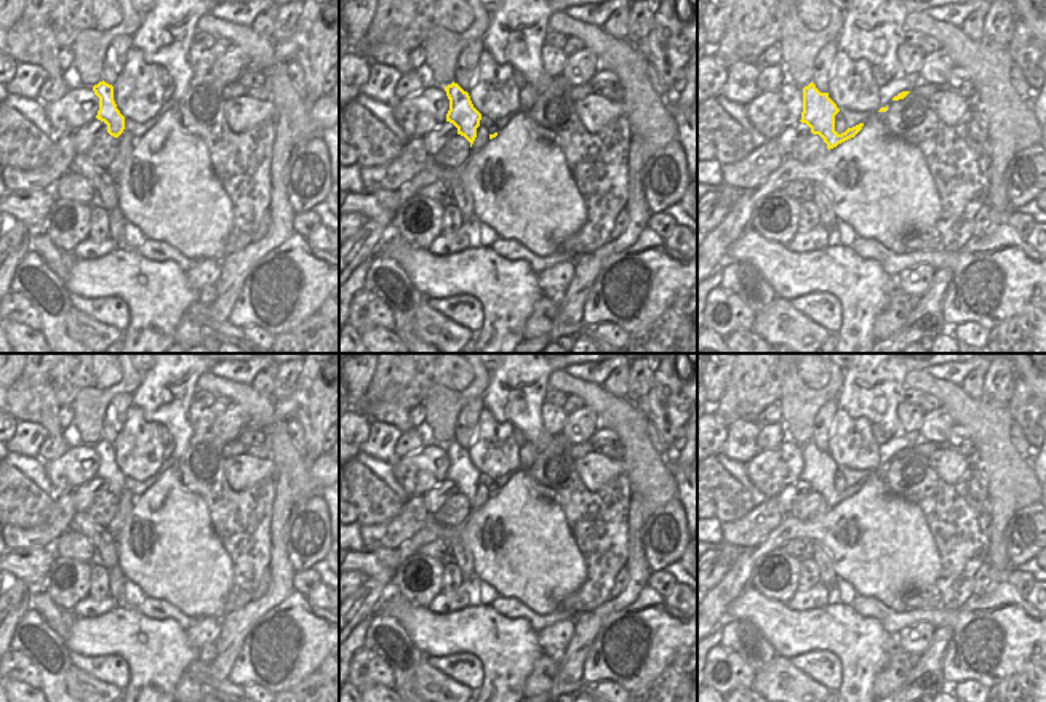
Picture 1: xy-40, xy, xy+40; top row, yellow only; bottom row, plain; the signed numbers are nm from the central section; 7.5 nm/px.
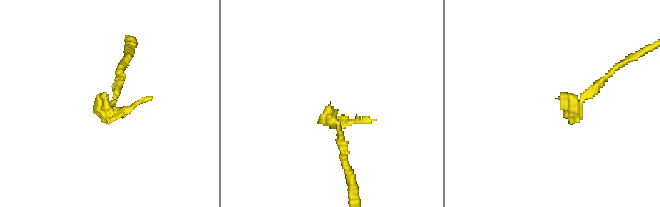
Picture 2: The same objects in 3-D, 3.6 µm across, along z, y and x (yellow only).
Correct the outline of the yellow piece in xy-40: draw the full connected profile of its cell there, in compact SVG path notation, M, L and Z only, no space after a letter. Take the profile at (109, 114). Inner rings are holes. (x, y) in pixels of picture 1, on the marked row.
M104 80L93 86L94 94L99 98L99 110L96 118L107 125L107 133L118 139L118 149L107 168L112 179L118 176L126 158L133 152L133 146L138 138L125 130L125 117L117 109L114 101L114 86Z

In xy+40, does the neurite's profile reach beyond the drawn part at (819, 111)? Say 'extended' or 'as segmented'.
extended

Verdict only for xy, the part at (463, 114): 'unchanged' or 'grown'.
grown

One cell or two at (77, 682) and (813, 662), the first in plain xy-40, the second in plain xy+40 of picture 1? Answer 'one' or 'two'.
two

